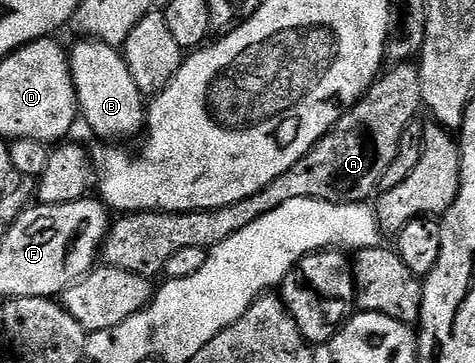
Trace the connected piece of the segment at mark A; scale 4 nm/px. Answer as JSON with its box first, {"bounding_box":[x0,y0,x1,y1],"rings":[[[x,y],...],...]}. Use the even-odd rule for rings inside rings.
{"bounding_box":[101,62,424,278],"rings":[[[400,62],[391,68],[394,69],[390,73],[387,71],[374,81],[374,85],[354,107],[343,111],[342,117],[331,128],[330,135],[308,150],[308,154],[304,154],[296,166],[284,170],[276,182],[268,182],[264,190],[252,194],[252,198],[244,198],[244,202],[216,210],[119,215],[106,234],[101,259],[111,268],[154,278],[156,274],[164,273],[165,264],[180,250],[193,247],[209,250],[220,246],[224,238],[232,238],[232,234],[244,230],[244,226],[256,222],[256,218],[272,214],[276,206],[284,206],[284,202],[292,198],[316,198],[337,204],[369,201],[369,196],[373,197],[379,191],[384,170],[388,170],[398,156],[404,130],[408,130],[412,121],[419,119],[424,108],[421,67],[414,62]]]}

